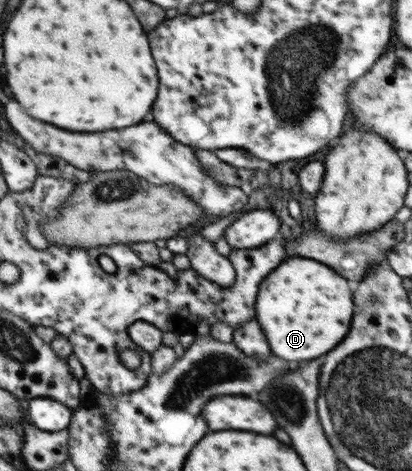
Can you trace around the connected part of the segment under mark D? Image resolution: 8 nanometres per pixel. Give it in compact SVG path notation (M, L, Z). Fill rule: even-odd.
M289 258L277 266L259 286L257 296L257 320L269 340L271 352L283 360L313 360L333 350L349 332L353 318L353 298L347 280L329 266L311 258Z

